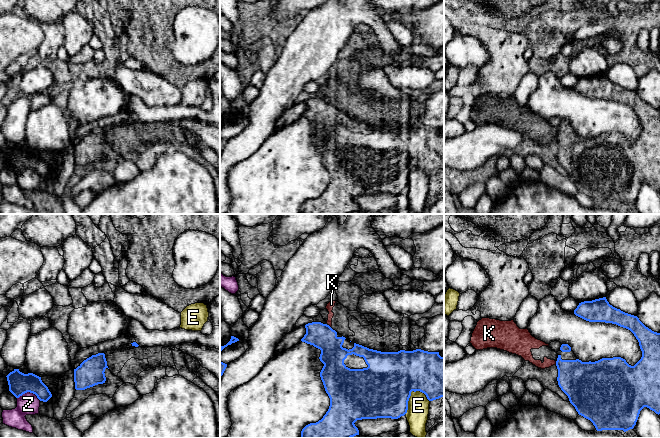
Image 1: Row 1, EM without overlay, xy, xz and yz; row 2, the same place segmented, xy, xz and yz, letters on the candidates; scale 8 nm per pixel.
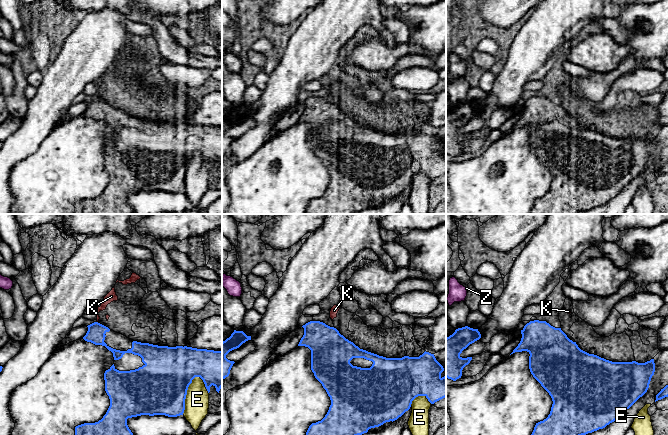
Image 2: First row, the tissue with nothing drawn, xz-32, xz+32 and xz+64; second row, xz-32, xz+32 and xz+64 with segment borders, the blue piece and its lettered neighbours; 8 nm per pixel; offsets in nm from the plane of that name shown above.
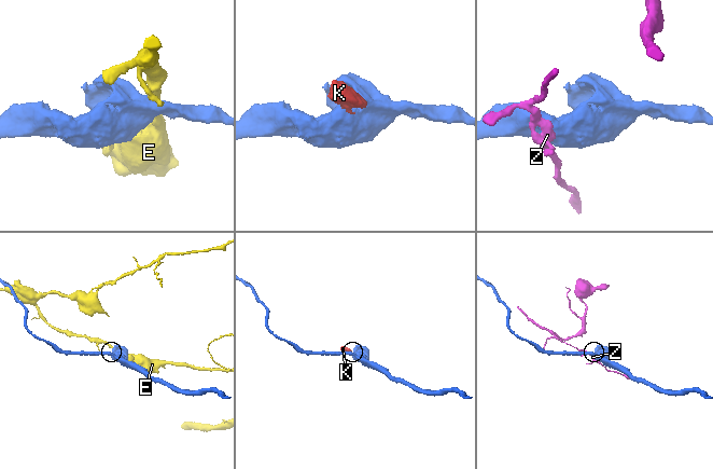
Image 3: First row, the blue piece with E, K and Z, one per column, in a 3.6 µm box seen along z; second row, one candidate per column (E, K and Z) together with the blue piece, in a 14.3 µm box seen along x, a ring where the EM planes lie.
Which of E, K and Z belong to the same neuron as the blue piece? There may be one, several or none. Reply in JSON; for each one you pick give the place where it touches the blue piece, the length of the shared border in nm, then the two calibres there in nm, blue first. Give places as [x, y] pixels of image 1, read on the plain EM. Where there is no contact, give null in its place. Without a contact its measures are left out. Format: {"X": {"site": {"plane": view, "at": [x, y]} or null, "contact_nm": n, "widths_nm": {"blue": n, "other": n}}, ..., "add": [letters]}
{"add": []}

